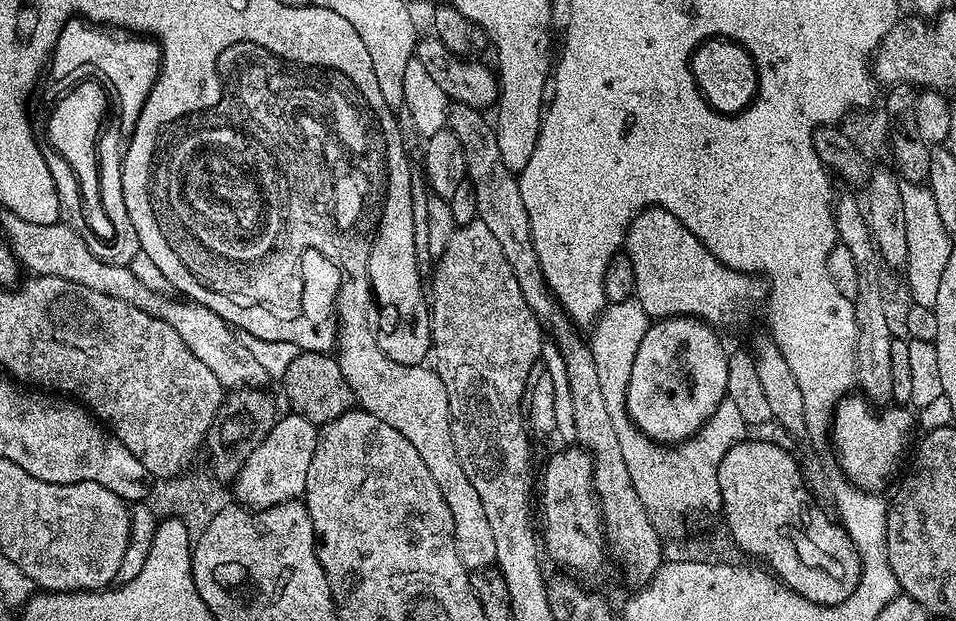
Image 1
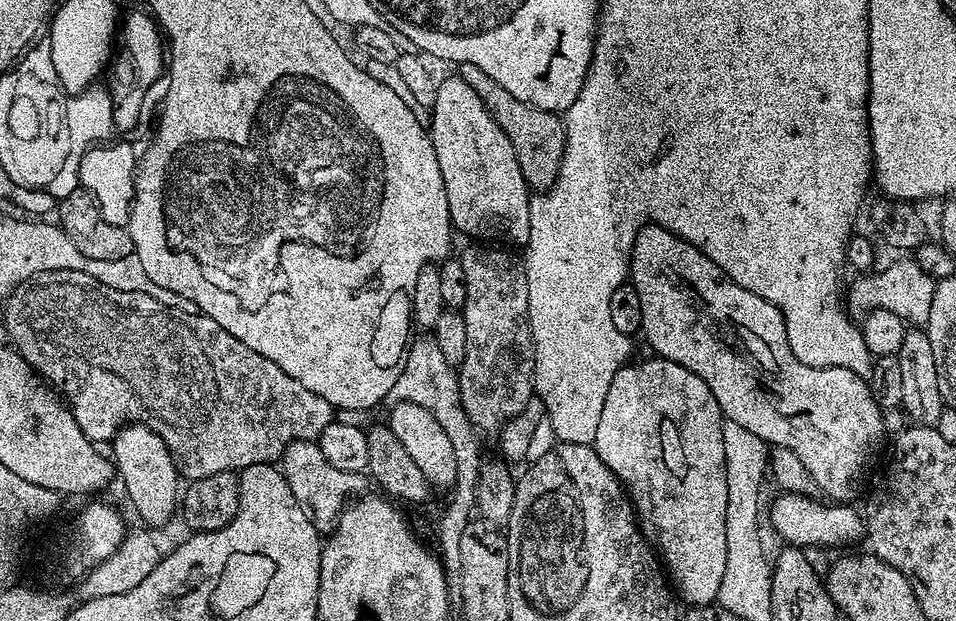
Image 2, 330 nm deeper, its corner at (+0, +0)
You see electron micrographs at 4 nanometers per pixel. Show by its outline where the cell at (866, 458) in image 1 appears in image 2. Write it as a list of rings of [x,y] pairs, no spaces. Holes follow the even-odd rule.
[[[647,224],[645,228],[638,230],[638,234],[634,238],[630,283],[638,292],[641,303],[642,336],[648,339],[649,346],[656,351],[653,353],[659,359],[678,362],[678,366],[686,366],[686,370],[698,374],[698,378],[702,378],[702,382],[706,382],[706,386],[710,386],[710,394],[714,394],[725,420],[738,422],[738,426],[743,426],[745,430],[758,434],[758,438],[762,438],[769,446],[786,447],[787,450],[792,450],[802,462],[802,466],[809,471],[810,478],[816,483],[817,489],[828,495],[825,497],[829,501],[852,502],[852,499],[859,494],[860,487],[863,486],[864,479],[867,478],[868,471],[871,470],[872,463],[875,462],[876,455],[880,452],[880,443],[886,438],[884,413],[878,406],[878,402],[872,397],[872,389],[865,377],[854,374],[854,370],[815,368],[806,366],[806,362],[798,362],[798,358],[794,358],[794,350],[790,350],[786,322],[784,315],[778,310],[778,306],[766,302],[766,298],[758,298],[758,294],[750,294],[750,290],[746,290],[746,286],[738,286],[738,282],[734,282],[734,278],[730,278],[722,269],[714,266],[714,262],[710,262],[710,258],[706,258],[706,254],[702,254],[702,250],[690,246],[690,242],[686,242],[680,236],[675,236],[670,230],[657,224]]]

